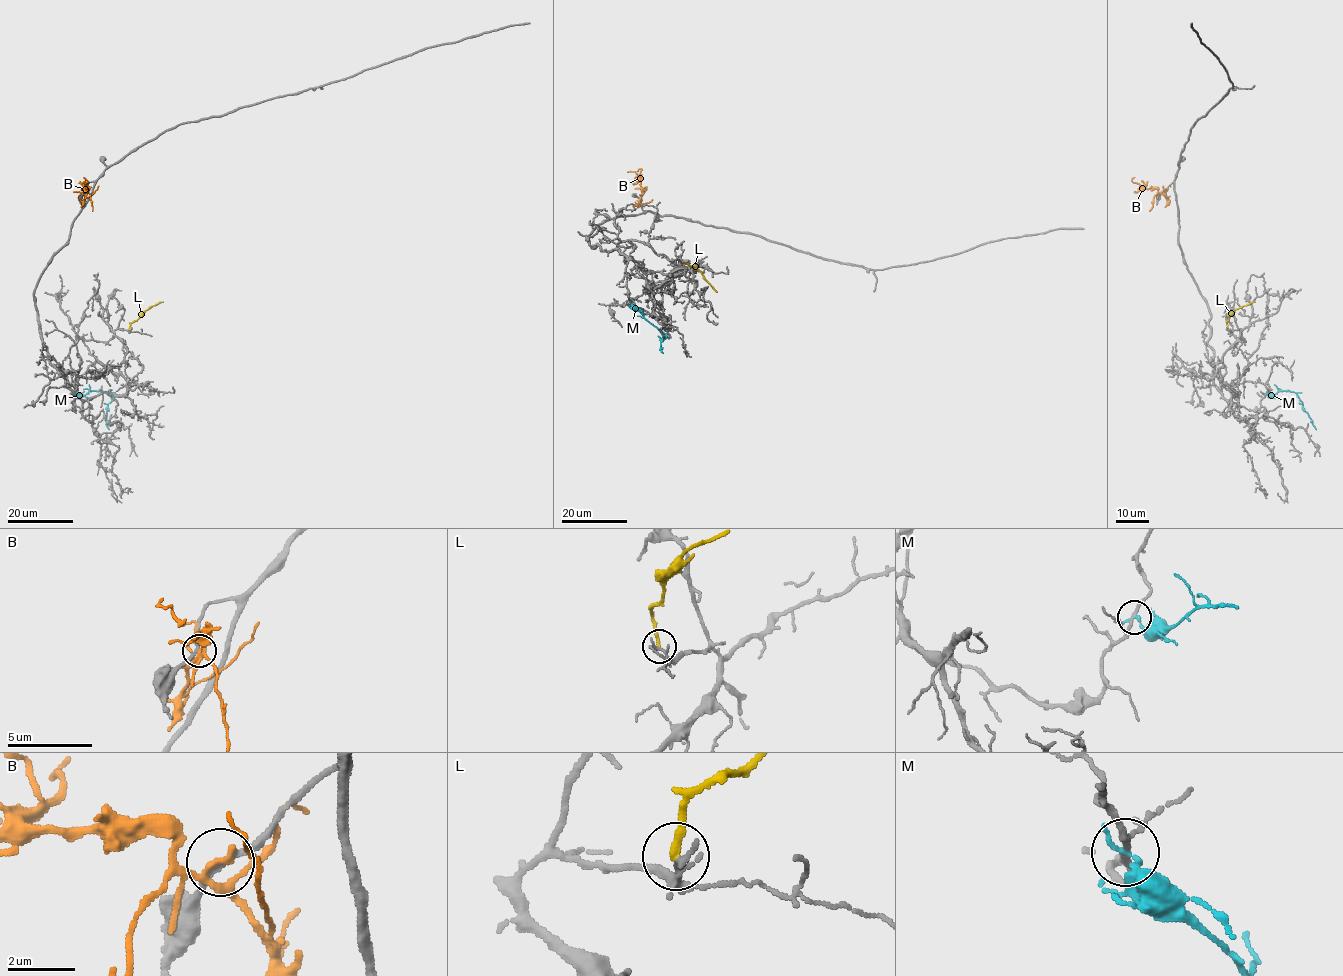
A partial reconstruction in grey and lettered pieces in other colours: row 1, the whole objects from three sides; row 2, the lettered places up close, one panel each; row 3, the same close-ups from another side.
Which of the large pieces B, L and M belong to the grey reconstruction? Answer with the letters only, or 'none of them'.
none of them

